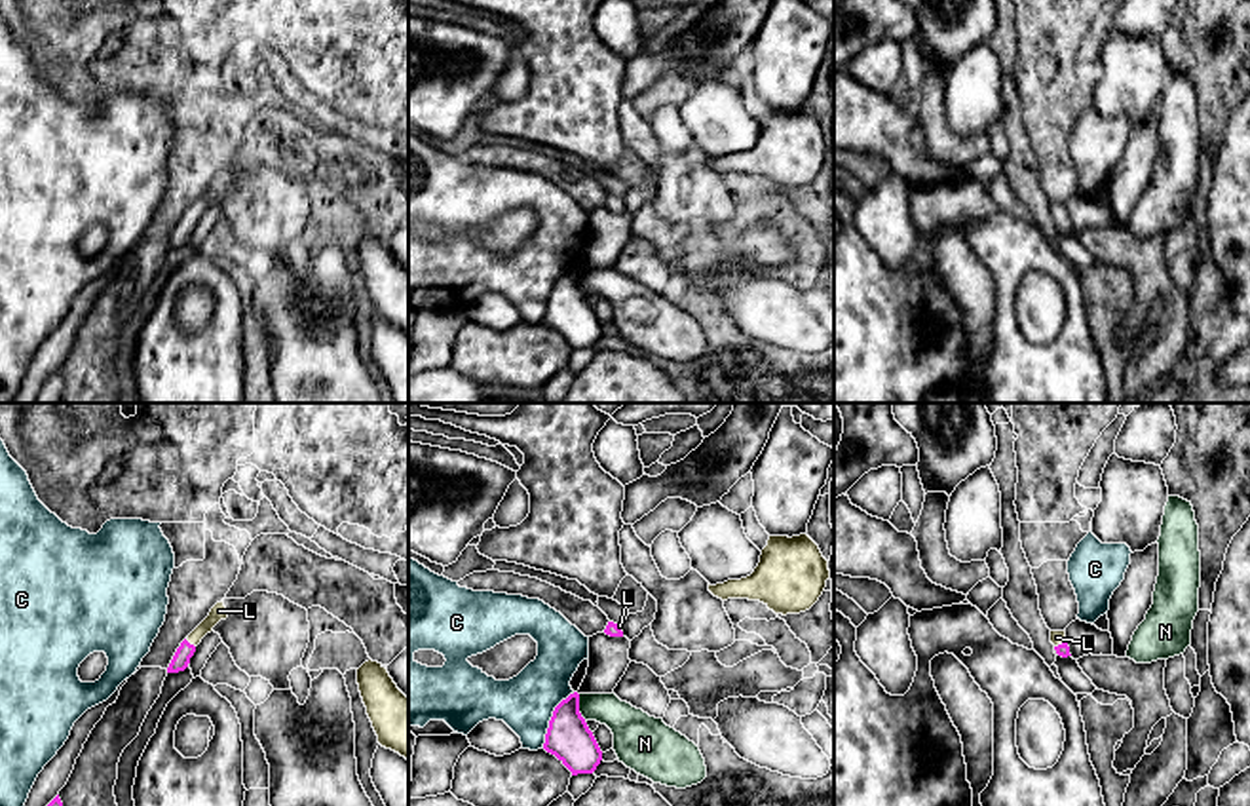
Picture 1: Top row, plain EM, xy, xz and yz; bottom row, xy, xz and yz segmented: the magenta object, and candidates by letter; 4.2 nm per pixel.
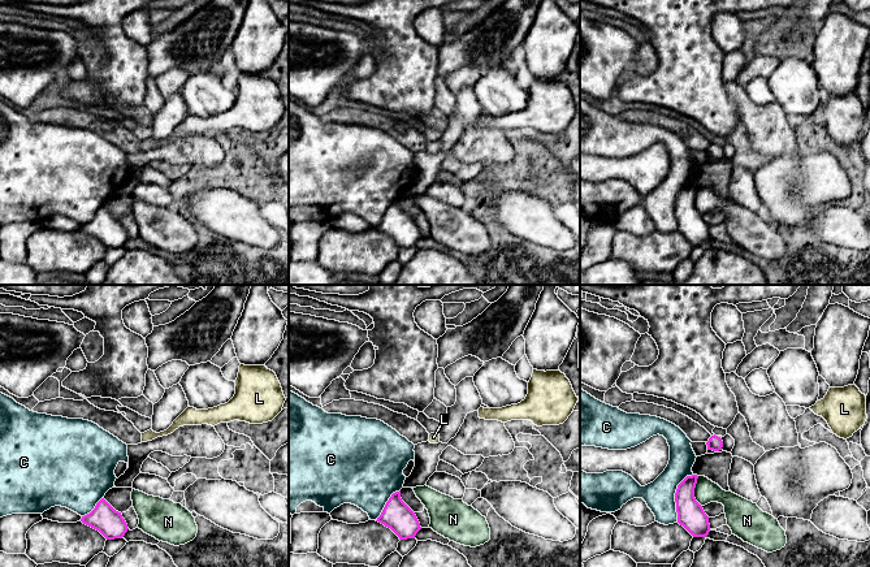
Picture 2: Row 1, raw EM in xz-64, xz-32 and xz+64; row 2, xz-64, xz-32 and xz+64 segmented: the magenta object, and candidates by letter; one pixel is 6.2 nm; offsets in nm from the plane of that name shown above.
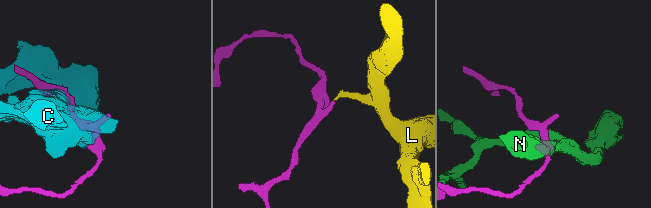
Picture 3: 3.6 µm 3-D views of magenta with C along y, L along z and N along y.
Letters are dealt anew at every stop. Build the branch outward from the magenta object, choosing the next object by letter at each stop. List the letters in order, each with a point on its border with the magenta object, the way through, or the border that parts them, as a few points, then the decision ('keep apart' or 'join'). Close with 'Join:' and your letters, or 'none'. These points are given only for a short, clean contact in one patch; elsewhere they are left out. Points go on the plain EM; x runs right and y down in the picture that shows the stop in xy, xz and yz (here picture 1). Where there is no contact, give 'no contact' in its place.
C: xz (551, 293) | keep apart
L: xy (189, 217) | across xy (183, 229), (189, 217), (219, 185) | join
N: xz (578, 282) | keep apart
Join: L

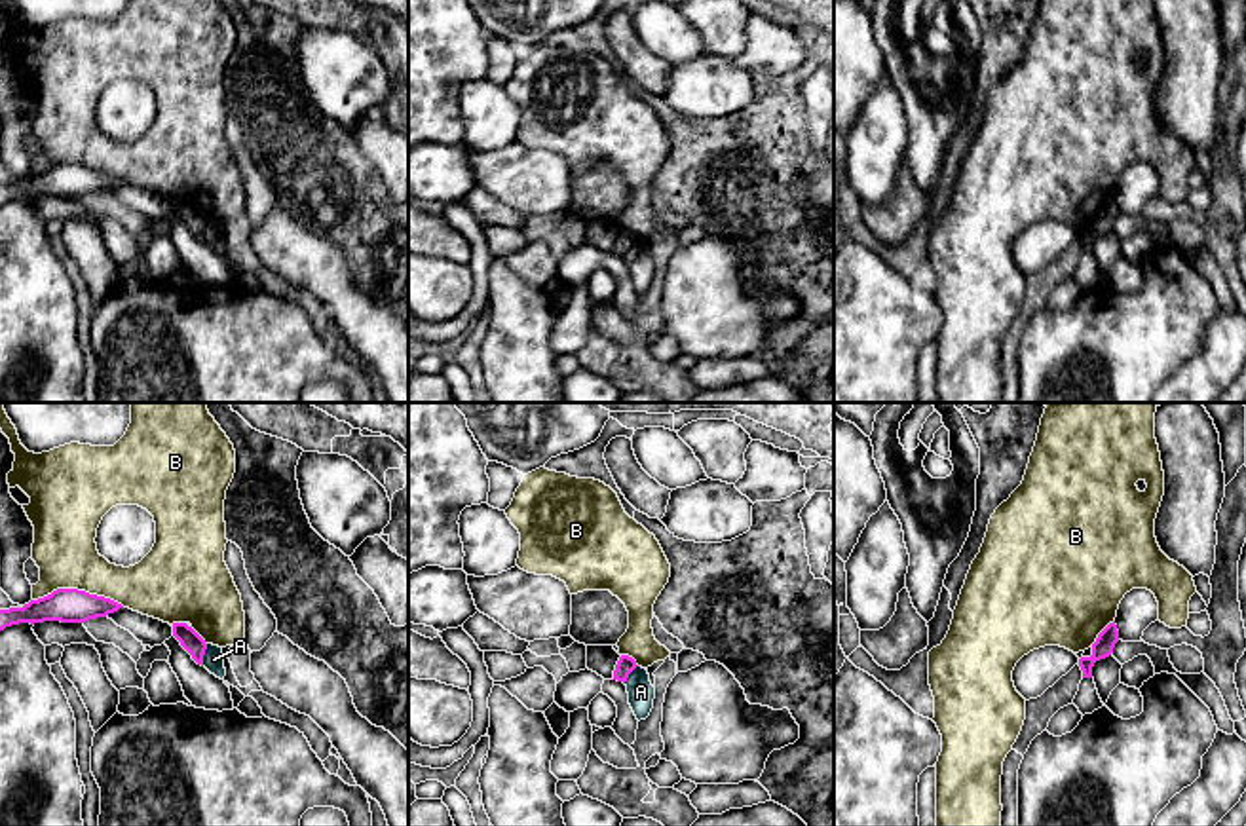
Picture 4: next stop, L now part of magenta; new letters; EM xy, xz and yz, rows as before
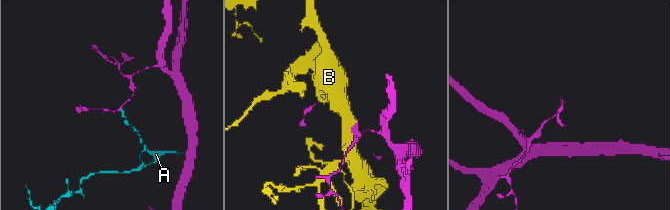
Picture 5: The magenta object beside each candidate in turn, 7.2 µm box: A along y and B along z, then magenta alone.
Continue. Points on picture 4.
A: xy (202, 230) | along xy (207, 219), (202, 240) | keep apart
B: xy (76, 164) | keep apart
Join: none

